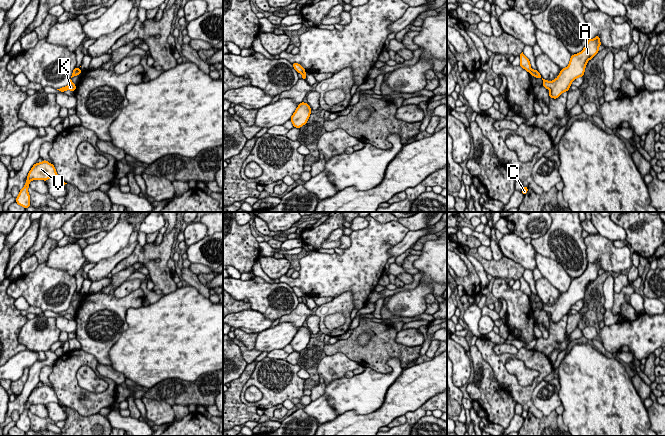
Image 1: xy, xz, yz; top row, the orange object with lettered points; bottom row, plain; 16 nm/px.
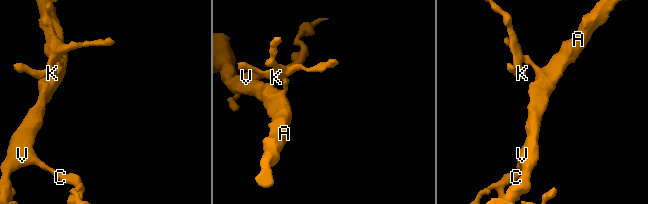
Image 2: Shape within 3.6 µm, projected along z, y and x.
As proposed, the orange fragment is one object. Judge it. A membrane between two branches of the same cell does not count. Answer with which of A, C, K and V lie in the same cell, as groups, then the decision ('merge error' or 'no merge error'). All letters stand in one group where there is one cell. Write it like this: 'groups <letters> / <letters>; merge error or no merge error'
groups A C V / K; merge error

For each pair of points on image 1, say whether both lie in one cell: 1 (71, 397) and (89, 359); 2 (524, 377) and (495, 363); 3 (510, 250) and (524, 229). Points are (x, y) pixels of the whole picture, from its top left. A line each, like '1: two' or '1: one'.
1: one
2: two
3: two

